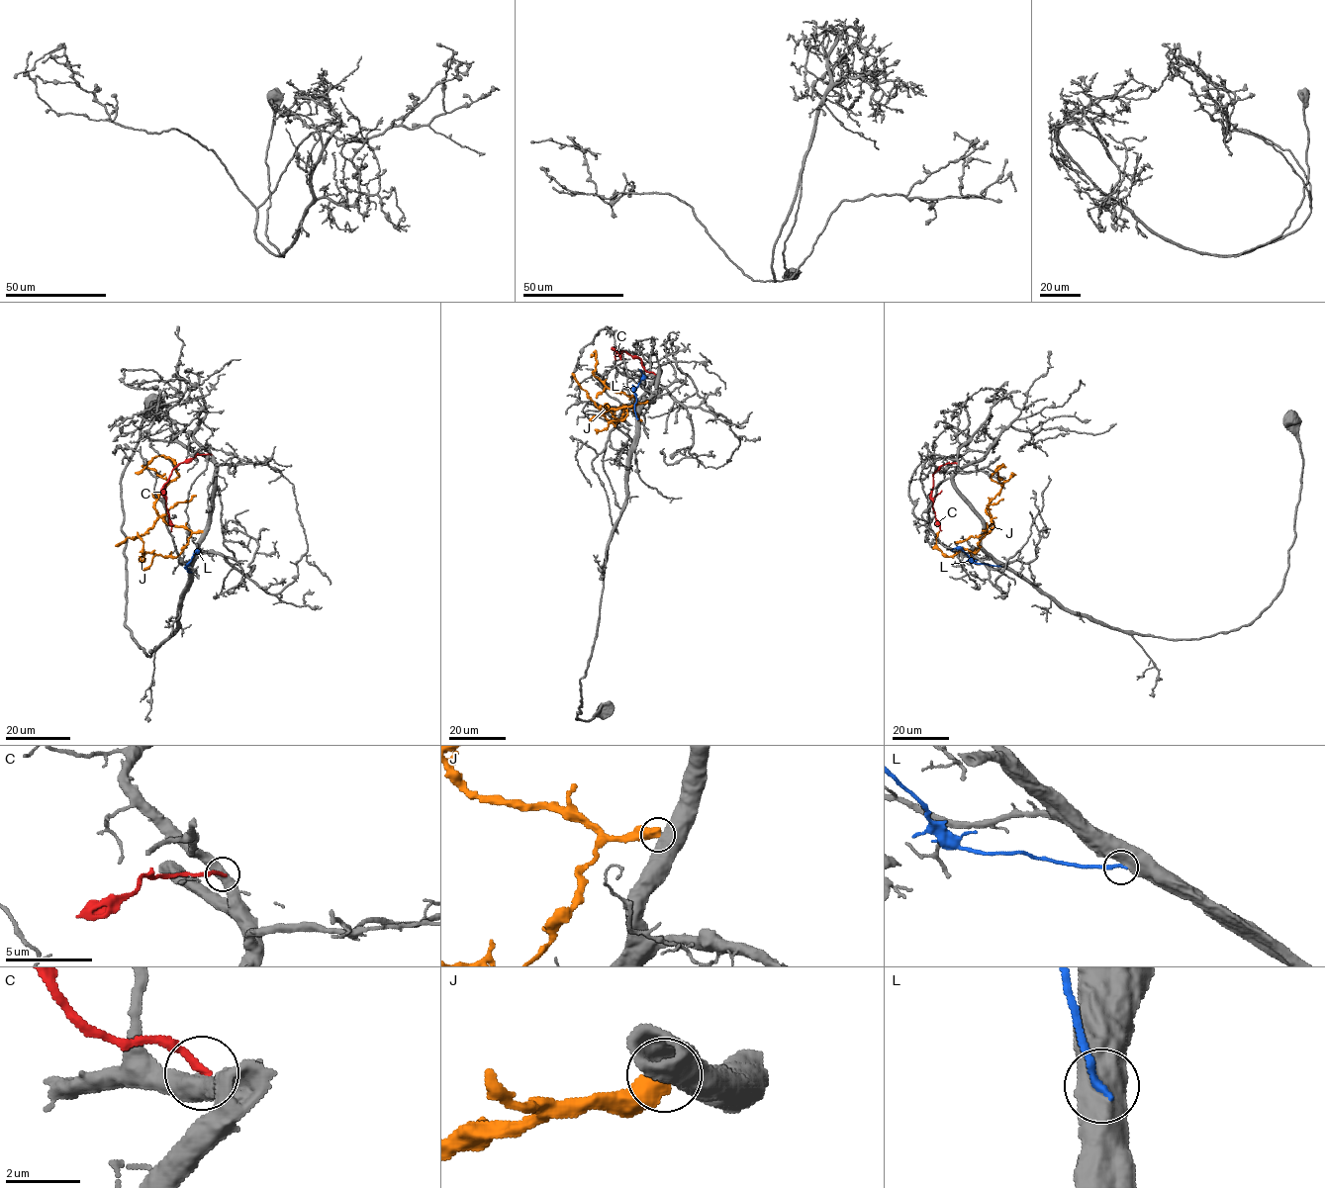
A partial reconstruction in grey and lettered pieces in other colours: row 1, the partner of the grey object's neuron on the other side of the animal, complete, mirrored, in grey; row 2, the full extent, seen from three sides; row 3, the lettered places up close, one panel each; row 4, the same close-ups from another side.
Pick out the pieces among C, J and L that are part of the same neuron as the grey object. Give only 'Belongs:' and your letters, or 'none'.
Belongs: none

